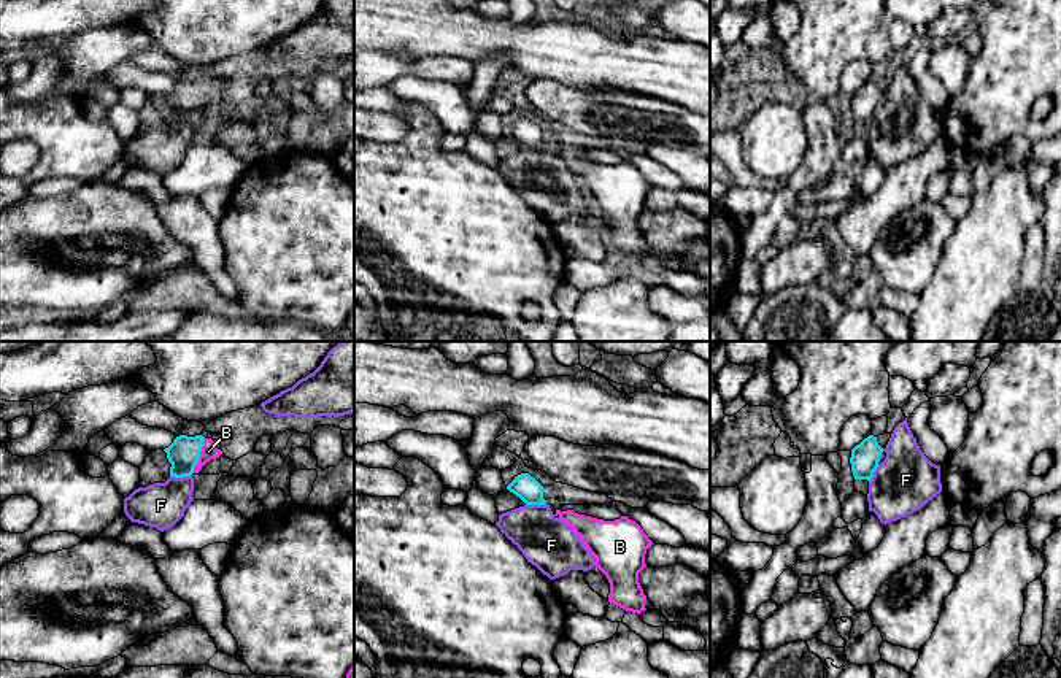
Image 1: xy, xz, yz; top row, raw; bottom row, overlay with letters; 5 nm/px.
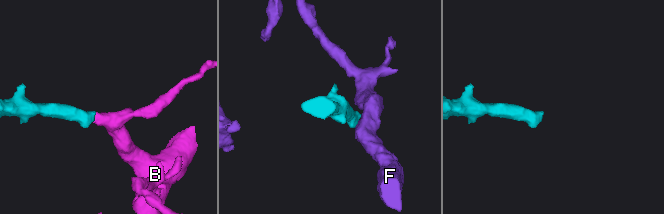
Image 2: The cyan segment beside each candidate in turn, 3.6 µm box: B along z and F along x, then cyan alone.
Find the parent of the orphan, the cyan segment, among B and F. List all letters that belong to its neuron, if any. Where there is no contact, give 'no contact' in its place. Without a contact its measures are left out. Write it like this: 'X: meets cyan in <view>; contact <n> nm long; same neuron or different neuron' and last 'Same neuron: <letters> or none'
B: meets cyan in xy; contact 190 nm long; same neuron
F: meets cyan in xy; contact 110 nm long; different neuron
Same neuron: B

